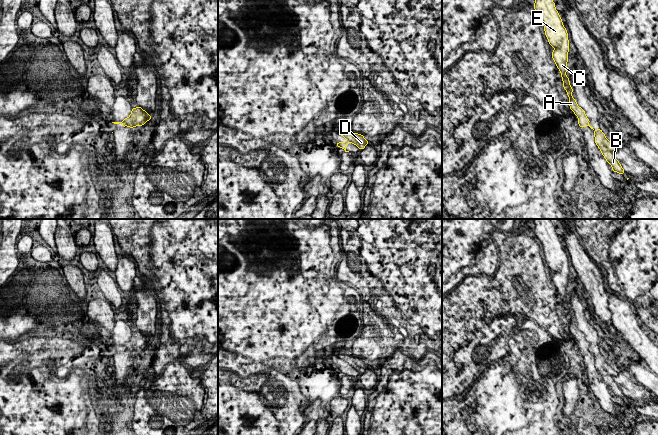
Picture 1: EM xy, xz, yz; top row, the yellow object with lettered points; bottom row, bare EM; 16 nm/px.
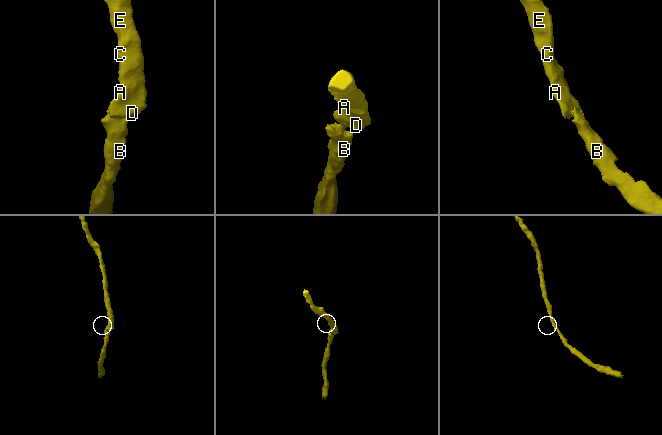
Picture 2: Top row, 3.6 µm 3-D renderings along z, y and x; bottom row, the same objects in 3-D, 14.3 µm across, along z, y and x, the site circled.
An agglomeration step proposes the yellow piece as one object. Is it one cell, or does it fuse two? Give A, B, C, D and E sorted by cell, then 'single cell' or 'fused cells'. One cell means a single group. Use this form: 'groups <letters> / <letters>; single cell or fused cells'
groups A C D E / B; fused cells

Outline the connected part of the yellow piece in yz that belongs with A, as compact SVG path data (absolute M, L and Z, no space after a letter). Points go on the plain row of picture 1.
M533 219L535 223L534 233L543 245L545 259L549 269L554 271L551 277L554 287L561 296L563 311L569 321L569 330L572 336L578 341L578 348L581 351L588 350L590 344L586 341L585 335L577 329L575 322L572 321L573 313L570 310L569 301L566 300L568 294L569 264L566 252L562 243L555 232L550 219Z

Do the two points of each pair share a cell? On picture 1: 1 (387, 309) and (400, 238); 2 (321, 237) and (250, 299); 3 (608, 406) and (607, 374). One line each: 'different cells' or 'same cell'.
1: same cell
2: same cell
3: different cells

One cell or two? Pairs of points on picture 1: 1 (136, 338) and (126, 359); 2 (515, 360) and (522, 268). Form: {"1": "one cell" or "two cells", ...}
{"1": "one cell", "2": "two cells"}

